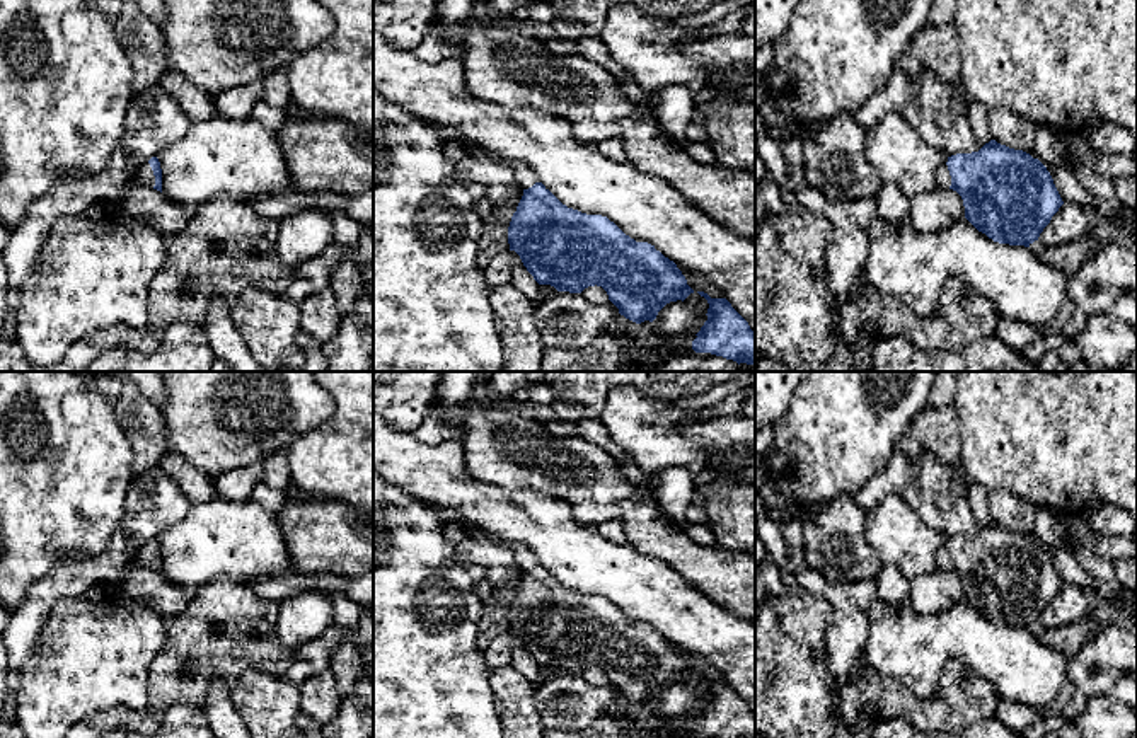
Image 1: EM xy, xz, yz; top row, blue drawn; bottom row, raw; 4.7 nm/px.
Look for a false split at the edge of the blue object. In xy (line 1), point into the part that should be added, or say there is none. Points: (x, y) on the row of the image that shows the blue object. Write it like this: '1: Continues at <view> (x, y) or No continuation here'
1: Continues at xy (144, 174)

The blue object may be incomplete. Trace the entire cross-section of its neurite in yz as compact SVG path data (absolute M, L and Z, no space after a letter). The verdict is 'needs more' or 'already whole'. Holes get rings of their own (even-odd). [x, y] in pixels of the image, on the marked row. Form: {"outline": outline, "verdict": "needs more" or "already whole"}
{"outline": "M990 140L978 152L956 153L938 172L938 189L956 191L965 218L999 244L1030 247L1064 205L1047 167L1023 150Z", "verdict": "needs more"}

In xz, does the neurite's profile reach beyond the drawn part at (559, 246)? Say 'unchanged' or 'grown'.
grown

